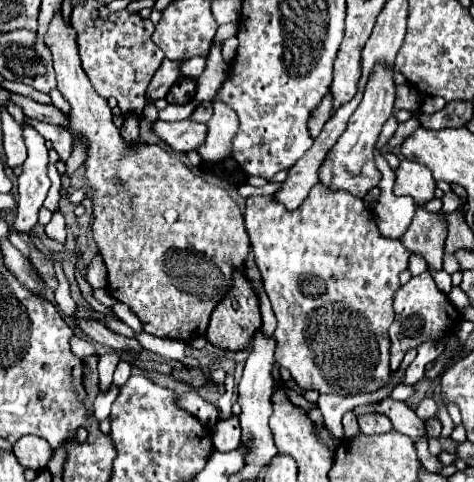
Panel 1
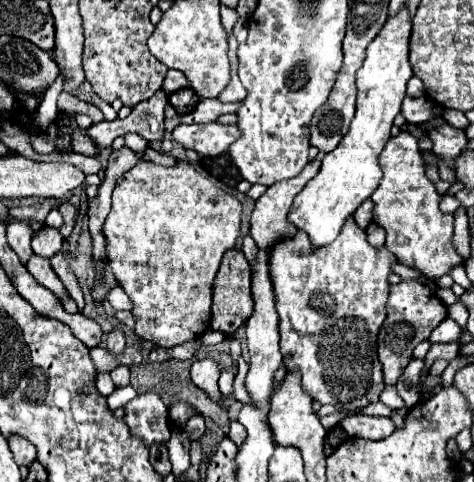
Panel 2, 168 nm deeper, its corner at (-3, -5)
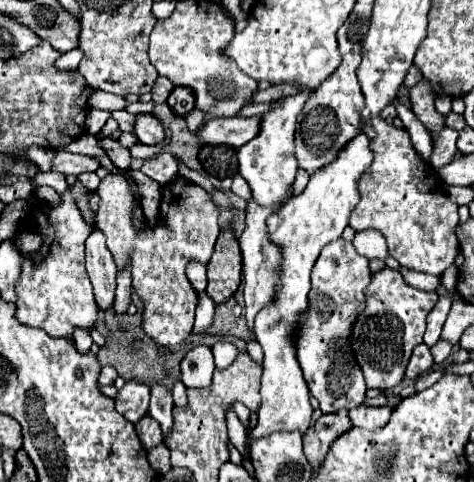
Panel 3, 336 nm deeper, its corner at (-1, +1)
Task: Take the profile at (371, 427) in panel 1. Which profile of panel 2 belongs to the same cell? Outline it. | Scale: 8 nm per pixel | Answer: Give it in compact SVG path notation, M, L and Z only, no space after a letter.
M362 414L346 416L340 426L348 432L348 436L358 436L358 438L366 438L366 440L382 440L396 430L396 426L390 418L362 416Z

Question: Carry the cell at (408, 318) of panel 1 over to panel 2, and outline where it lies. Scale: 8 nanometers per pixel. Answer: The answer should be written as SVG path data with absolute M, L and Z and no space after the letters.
M402 280L400 284L390 288L386 310L388 310L388 316L378 336L378 356L384 368L384 382L396 384L396 380L400 378L400 374L404 372L404 368L412 358L412 350L420 342L424 342L430 336L430 332L446 318L446 306L426 284L414 282L414 280L410 282Z

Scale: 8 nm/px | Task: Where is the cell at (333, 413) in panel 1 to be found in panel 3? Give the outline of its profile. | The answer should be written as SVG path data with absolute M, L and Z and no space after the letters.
M426 344L416 346L412 352L412 358L408 362L408 368L406 368L406 380L416 380L424 372L428 372L432 368L432 364L434 364L434 360L432 360L430 348Z

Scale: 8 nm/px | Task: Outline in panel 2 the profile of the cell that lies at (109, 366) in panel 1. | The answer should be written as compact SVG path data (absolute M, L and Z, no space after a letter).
M114 328L114 330L112 330L112 334L108 334L108 336L106 336L106 348L108 348L108 350L112 350L112 354L116 354L116 356L124 354L126 342L124 342L124 334L122 334L122 330L120 330L120 328Z

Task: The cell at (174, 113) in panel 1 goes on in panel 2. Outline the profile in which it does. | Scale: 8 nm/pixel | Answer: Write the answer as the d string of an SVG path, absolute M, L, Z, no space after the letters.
M202 98L200 104L198 104L192 112L180 116L180 122L184 122L184 124L194 124L194 122L196 122L196 124L198 124L198 122L214 122L220 114L236 112L236 110L238 110L238 102L236 102L236 104L224 104L224 102L216 100L216 98L212 98L212 100Z

